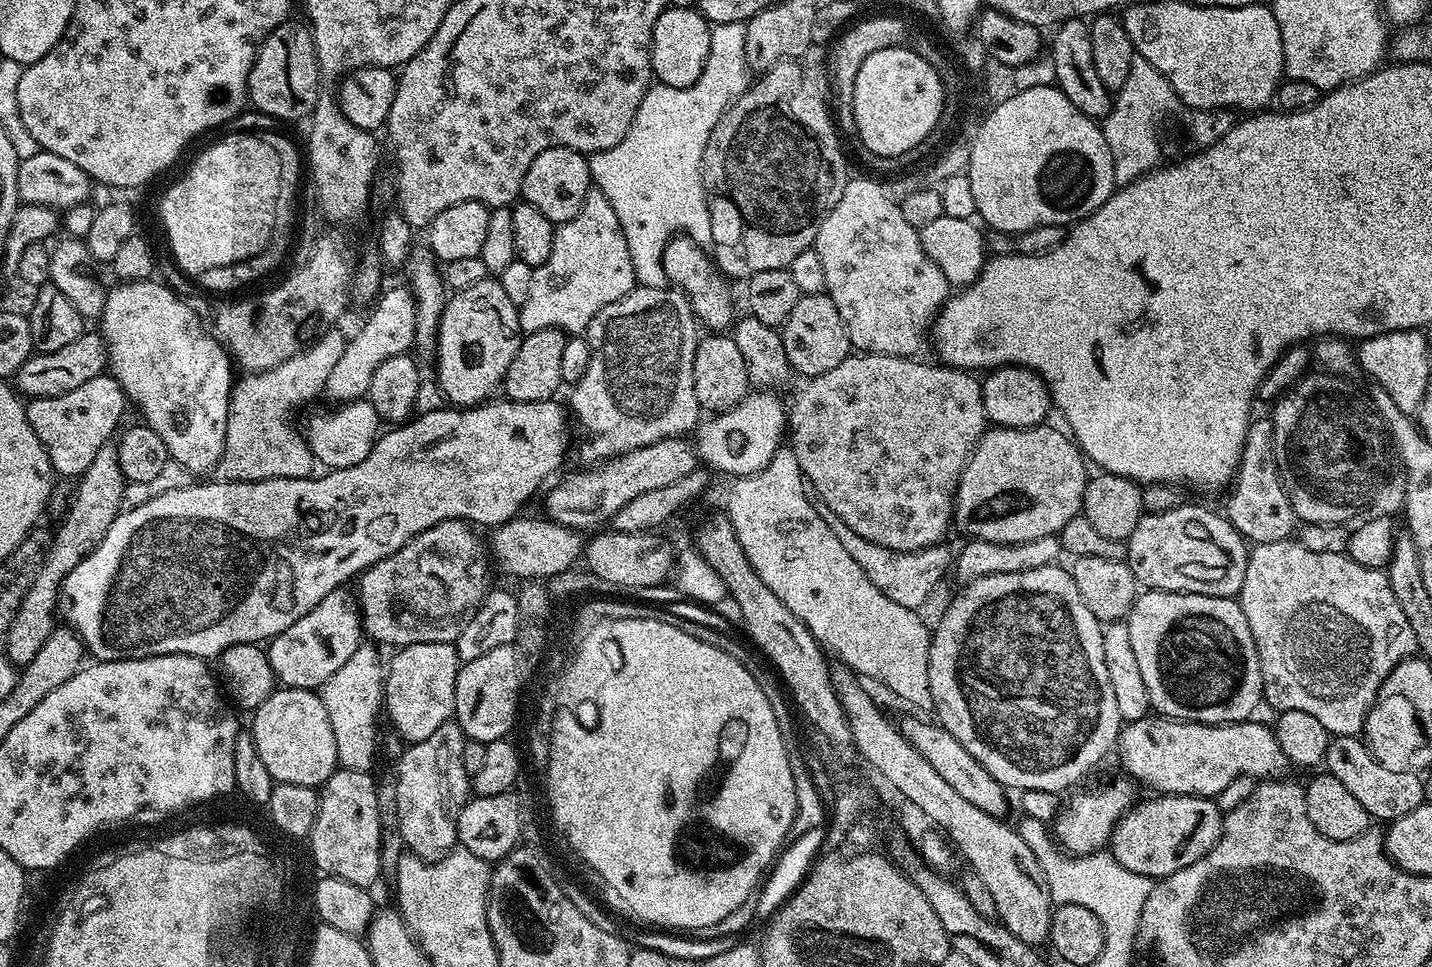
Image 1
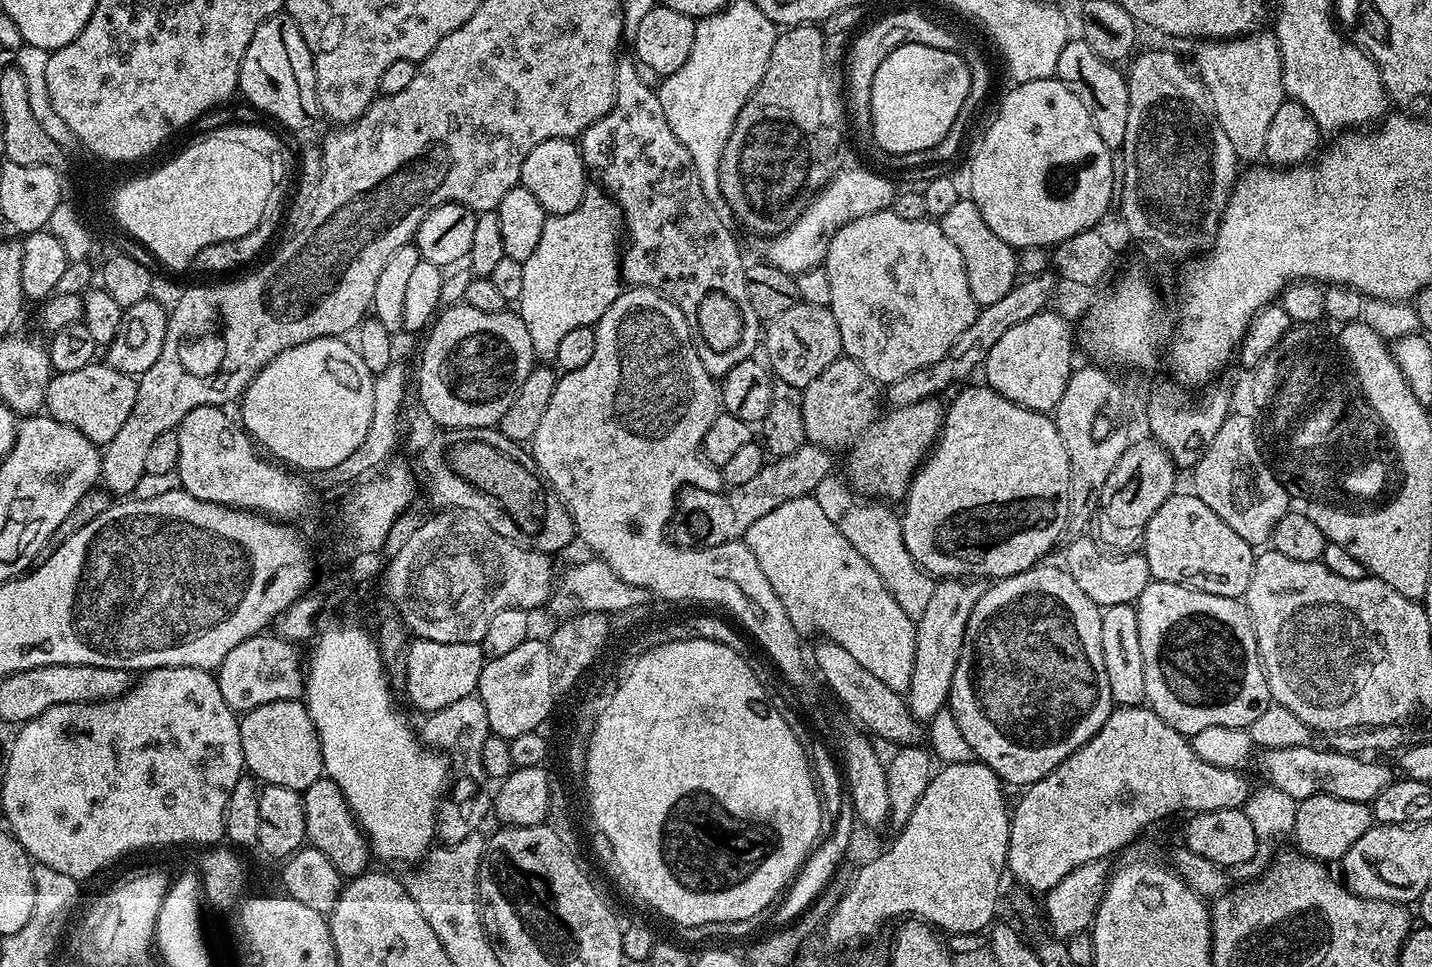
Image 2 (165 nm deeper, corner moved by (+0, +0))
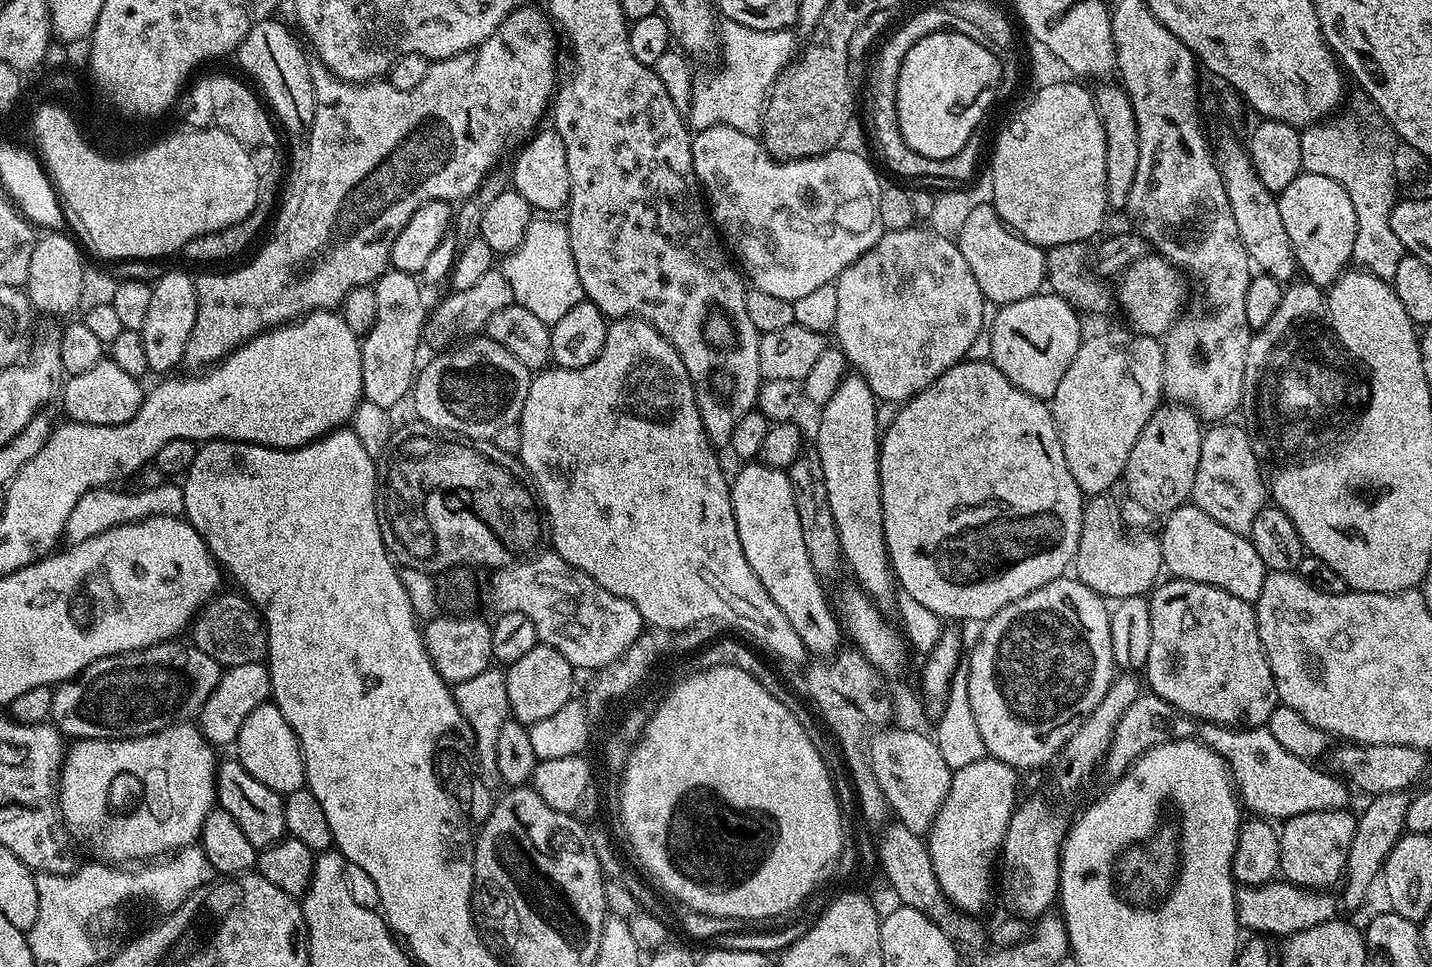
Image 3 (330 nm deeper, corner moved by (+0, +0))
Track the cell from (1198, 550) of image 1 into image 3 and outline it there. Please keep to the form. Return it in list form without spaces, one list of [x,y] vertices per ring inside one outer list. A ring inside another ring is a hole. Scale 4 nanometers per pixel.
[[[1192,502],[1169,512],[1162,524],[1164,529],[1158,532],[1158,539],[1164,568],[1172,571],[1169,573],[1175,579],[1209,584],[1249,602],[1255,602],[1262,594],[1266,569],[1247,535],[1228,530]]]

